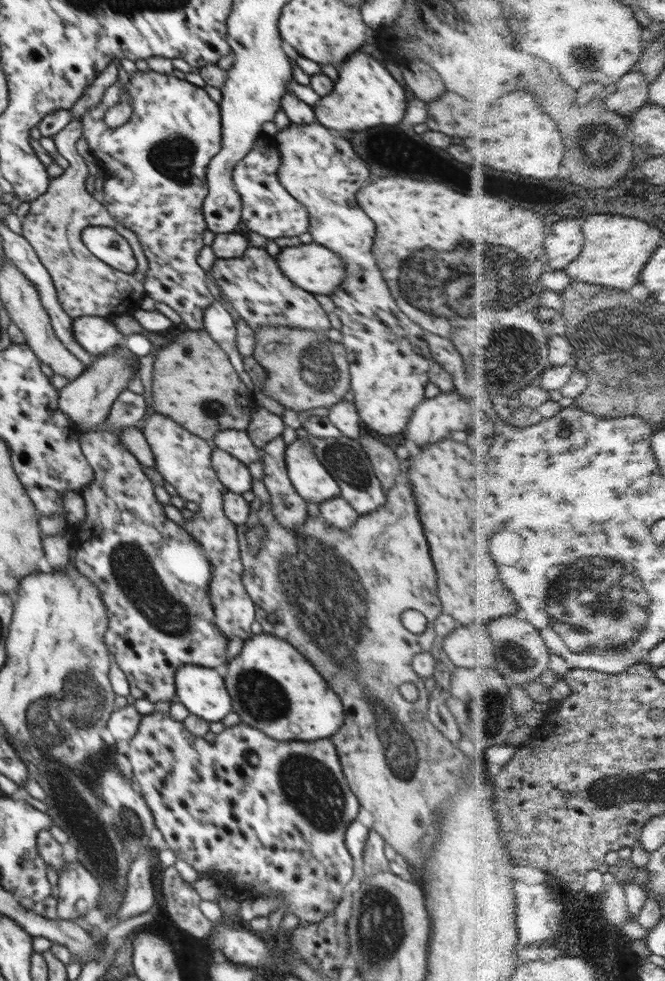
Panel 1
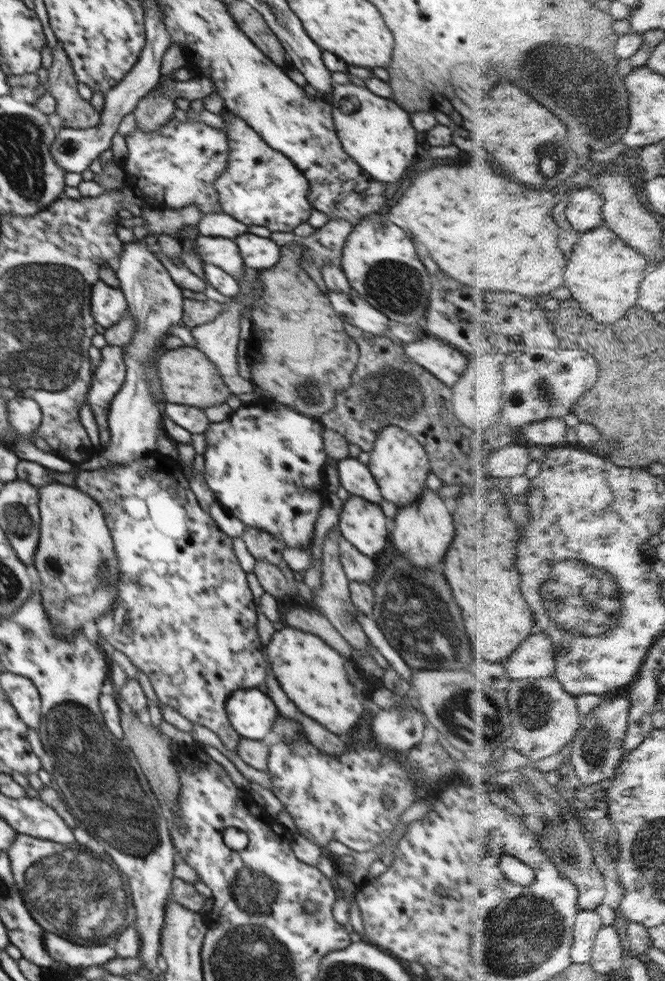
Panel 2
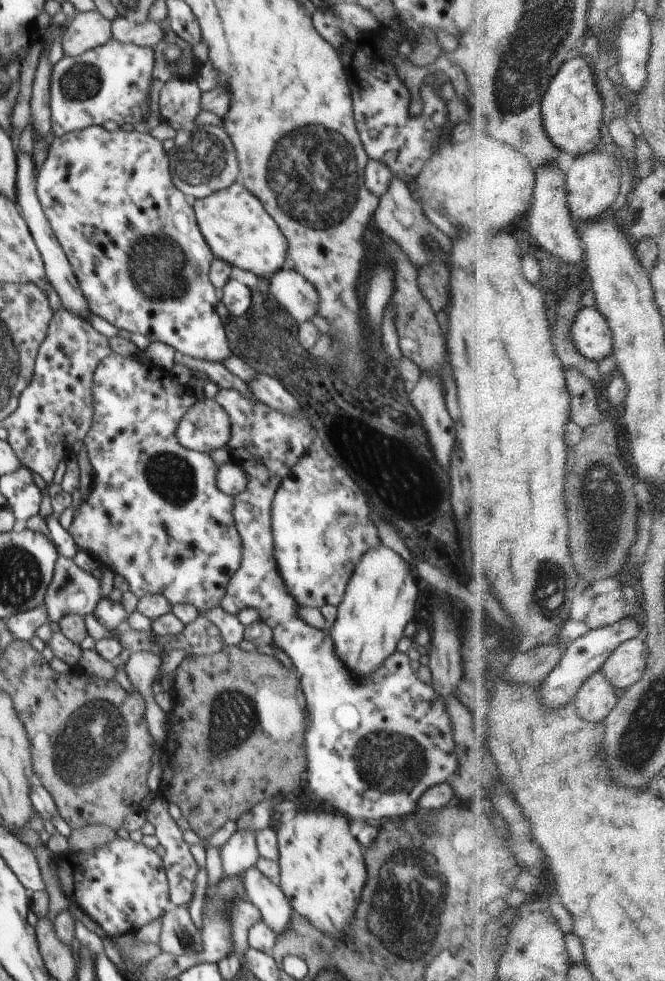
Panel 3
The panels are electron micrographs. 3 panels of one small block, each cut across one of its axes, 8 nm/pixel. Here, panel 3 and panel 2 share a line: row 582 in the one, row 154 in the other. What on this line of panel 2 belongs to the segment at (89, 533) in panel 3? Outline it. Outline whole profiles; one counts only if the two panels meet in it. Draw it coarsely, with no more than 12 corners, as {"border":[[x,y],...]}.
{"border":[[177,118],[124,137],[153,208],[223,212],[225,131]]}

